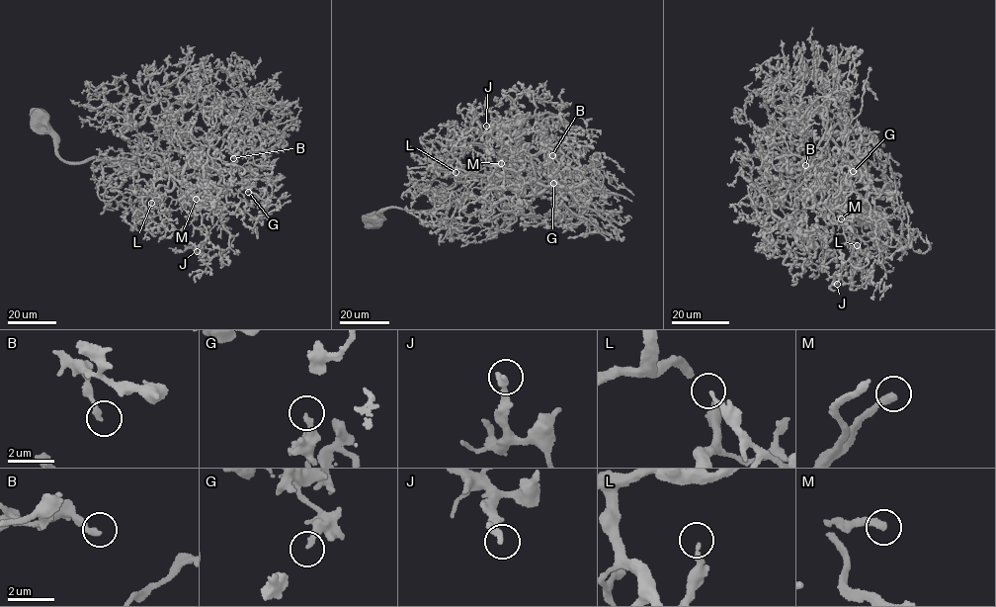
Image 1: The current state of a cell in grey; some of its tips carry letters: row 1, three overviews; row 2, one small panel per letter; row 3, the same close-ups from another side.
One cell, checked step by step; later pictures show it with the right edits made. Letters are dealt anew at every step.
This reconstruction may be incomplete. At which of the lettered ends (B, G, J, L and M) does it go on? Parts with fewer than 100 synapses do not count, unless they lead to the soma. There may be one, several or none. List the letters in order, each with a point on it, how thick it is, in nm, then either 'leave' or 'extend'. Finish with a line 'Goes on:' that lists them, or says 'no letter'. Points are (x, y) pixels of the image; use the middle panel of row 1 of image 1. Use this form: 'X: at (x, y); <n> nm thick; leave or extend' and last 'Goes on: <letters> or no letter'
B: at (552, 155); 240 nm thick; leave
G: at (553, 183); 240 nm thick; leave
J: at (486, 126); 320 nm thick; leave
L: at (456, 172); 180 nm thick; leave
M: at (501, 163); 320 nm thick; extend
Goes on: M

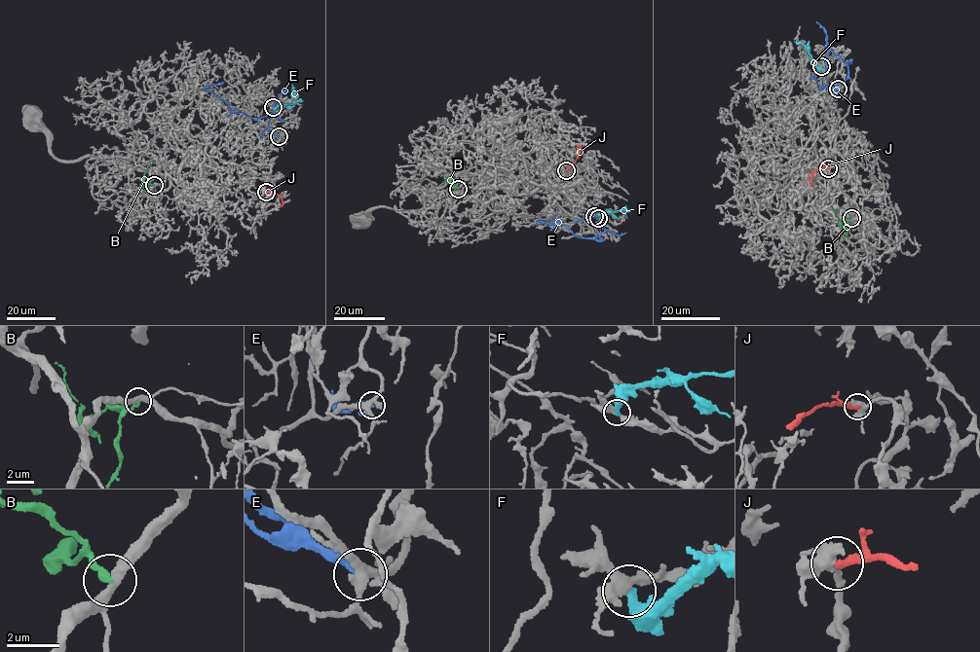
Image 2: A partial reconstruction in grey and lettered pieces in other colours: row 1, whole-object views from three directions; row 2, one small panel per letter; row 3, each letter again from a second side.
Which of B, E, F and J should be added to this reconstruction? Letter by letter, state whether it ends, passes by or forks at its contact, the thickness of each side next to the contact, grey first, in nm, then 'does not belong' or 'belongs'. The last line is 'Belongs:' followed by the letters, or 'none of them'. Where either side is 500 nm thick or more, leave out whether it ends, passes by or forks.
B: it ends there; 400 nm thick on the grey side, 300 nm on the other; does not belong
E: it ends there; 320 nm thick on the grey side, 280 nm on the other; does not belong
F: it ends there; 340 nm thick on the grey side, 360 nm on the other; does not belong
J: it ends there; 400 nm thick on the grey side, 280 nm on the other; does not belong
Belongs: none of them

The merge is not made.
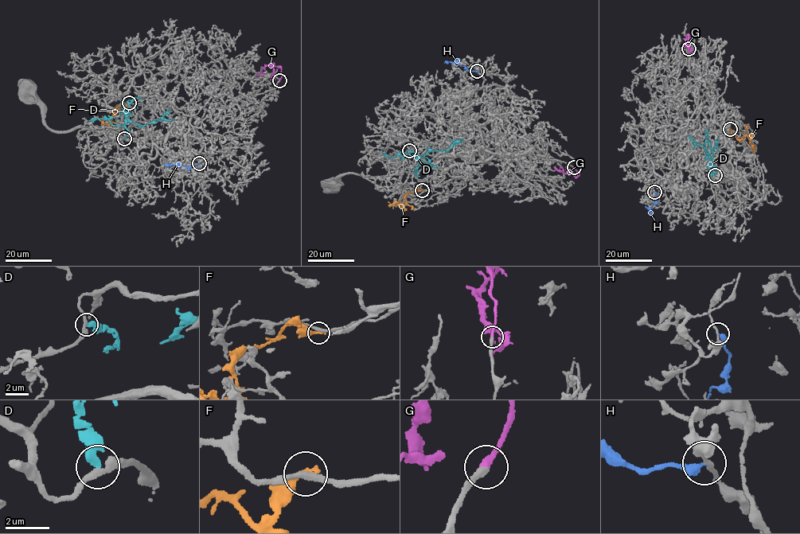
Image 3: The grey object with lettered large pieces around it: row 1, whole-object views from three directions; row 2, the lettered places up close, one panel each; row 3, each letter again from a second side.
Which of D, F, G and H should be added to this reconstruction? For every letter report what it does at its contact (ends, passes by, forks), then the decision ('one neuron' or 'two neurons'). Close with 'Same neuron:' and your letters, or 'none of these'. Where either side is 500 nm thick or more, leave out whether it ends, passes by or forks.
D: it ends there; two neurons
F: it ends there; two neurons
G: it ends there; one neuron
H: it ends there; two neurons
Same neuron: G

